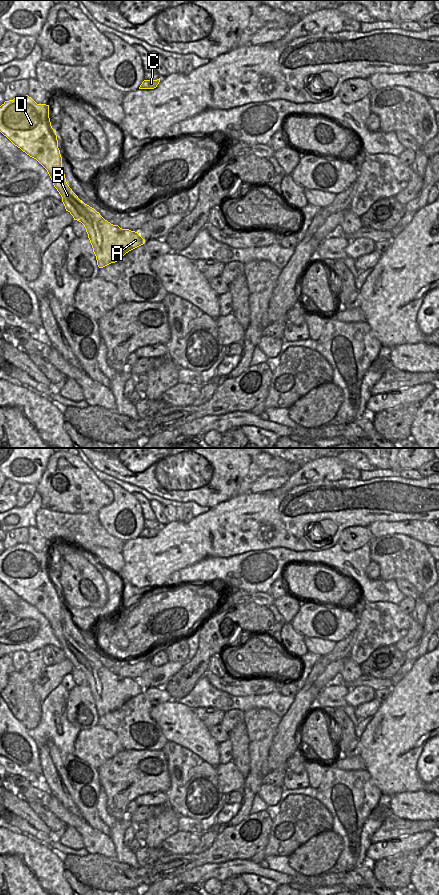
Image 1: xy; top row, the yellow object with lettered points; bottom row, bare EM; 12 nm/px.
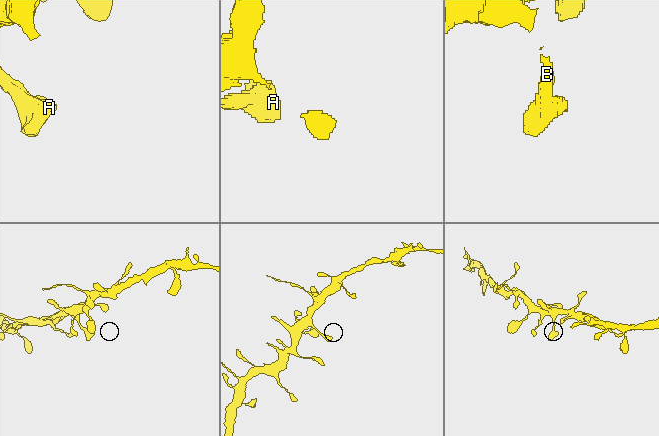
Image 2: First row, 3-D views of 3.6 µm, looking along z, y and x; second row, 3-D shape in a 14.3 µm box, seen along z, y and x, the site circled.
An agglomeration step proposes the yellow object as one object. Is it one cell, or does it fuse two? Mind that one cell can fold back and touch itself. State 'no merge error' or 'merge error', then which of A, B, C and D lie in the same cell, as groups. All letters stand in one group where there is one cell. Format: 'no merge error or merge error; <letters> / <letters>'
no merge error; A B C D

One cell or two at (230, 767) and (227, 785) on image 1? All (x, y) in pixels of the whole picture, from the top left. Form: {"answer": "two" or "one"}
{"answer": "one"}

